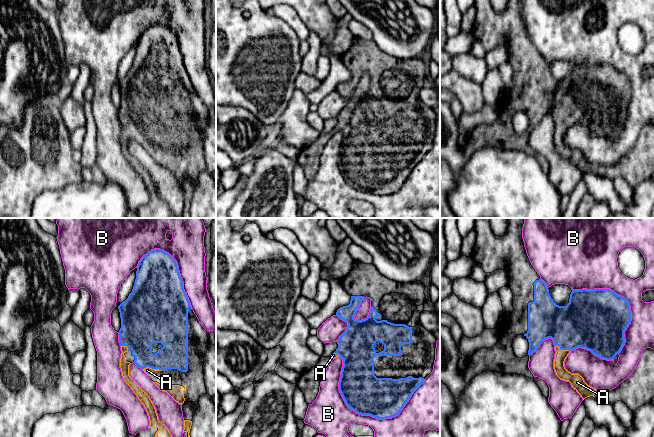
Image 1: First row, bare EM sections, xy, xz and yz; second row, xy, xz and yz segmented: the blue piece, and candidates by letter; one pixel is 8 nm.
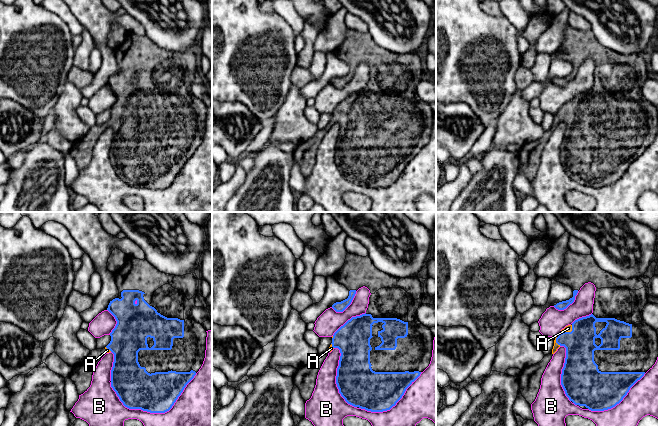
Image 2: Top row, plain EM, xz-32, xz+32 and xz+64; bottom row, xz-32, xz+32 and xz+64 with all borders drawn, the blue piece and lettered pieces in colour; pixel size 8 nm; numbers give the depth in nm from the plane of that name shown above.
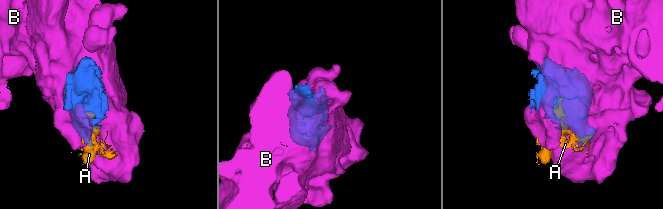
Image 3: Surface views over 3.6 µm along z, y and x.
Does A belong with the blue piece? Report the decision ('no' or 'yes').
yes

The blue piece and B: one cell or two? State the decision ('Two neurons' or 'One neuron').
Two neurons

